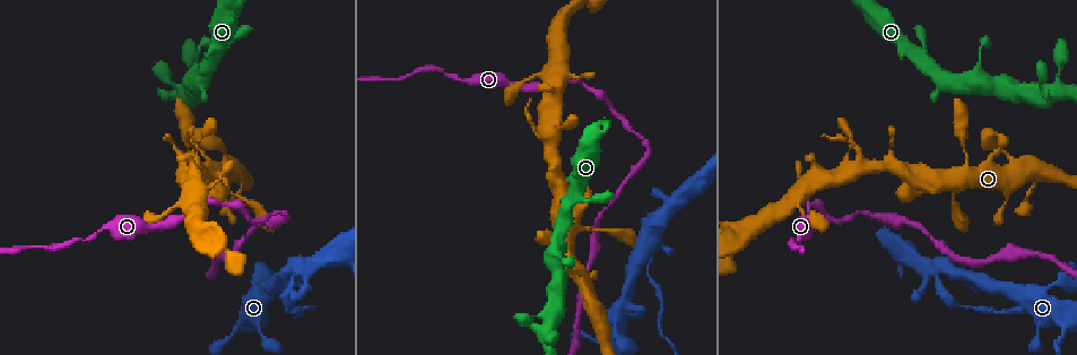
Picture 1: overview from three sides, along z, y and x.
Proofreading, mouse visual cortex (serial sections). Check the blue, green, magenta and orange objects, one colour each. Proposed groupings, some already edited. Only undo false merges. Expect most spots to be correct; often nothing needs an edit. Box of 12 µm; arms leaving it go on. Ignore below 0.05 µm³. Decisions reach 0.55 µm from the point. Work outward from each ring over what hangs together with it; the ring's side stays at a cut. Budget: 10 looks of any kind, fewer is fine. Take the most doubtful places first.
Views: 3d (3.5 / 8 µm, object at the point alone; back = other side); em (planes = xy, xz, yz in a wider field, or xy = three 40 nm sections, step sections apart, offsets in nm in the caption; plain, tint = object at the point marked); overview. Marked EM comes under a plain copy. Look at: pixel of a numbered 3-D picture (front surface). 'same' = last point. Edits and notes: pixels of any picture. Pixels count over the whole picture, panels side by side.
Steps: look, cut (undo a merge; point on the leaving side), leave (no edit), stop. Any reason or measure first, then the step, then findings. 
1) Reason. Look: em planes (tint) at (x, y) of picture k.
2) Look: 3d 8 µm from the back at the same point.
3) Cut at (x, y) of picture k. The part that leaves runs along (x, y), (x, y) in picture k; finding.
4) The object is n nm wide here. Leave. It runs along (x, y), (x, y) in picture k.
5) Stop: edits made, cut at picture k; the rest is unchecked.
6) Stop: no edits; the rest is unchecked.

Thin neck. Look: 3d 3.5 µm at (797, 241) of picture 1.

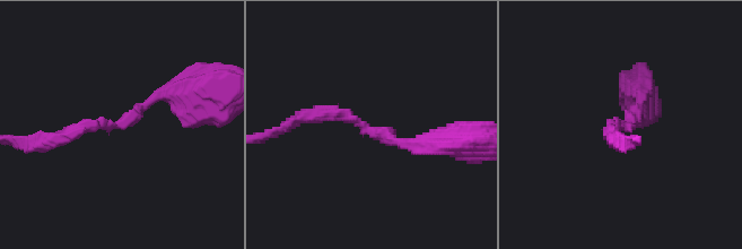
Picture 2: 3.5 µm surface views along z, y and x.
The arms are 150, 200 nm wide; shape alone is not enough. Look: em xy step 3 (tint) at (356, 120) of picture 2.

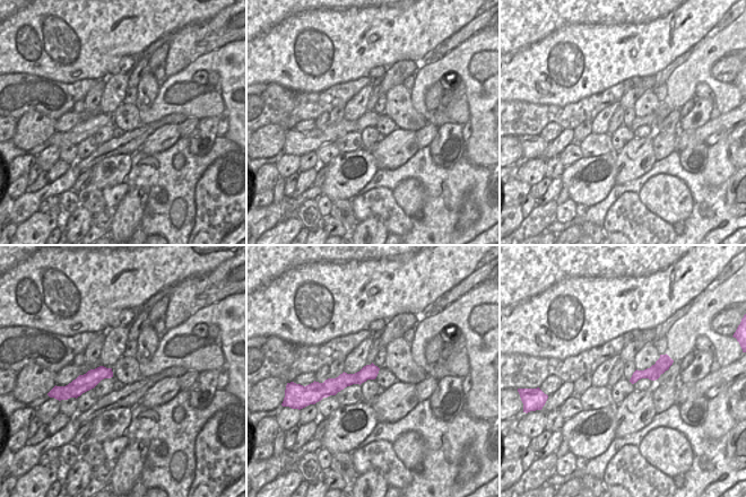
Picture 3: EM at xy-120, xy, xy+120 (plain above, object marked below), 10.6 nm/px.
Leave. It runs along (375, 369), (328, 390) in picture 3; one cell here.

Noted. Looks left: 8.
Abrupt turn. Look: 3d 3.5 µm at (944, 267) of picture 1.

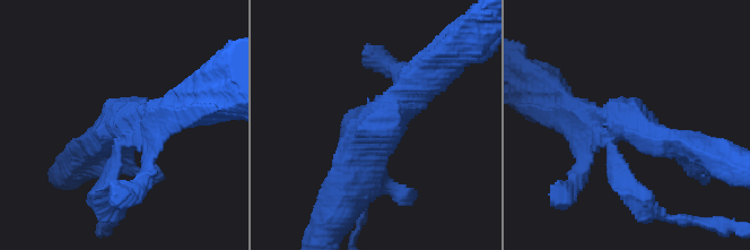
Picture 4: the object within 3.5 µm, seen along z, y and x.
3 arms meet here; the arms are 200, 400, 400 nm wide; shape alone is not enough. Look: em xy step 2 (tint) at (122, 127) of picture 4.

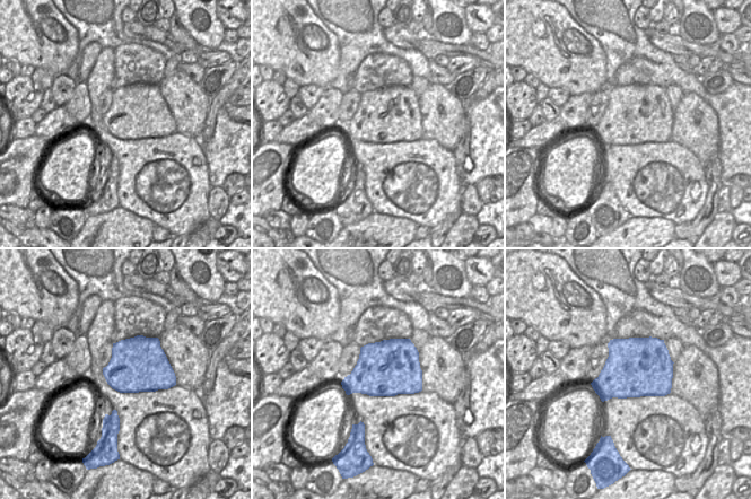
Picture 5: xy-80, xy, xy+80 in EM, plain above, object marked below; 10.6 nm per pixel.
Cut at (104, 180) of picture 4. The part that leaves runs along (120, 140), (103, 196), (116, 217) in picture 4; two cells meet here.

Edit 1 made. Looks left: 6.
Sharp bend. Look: 3d 3.5 µm at (648, 145) of picture 1.

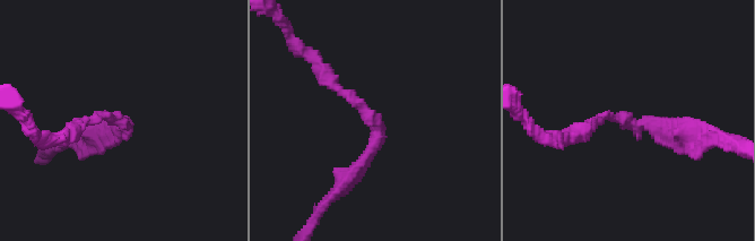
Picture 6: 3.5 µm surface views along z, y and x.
The arms are 150, 250 nm wide; shape alone is not enough. Look: em xy step 3 (tint) at (627, 123) of picture 6.

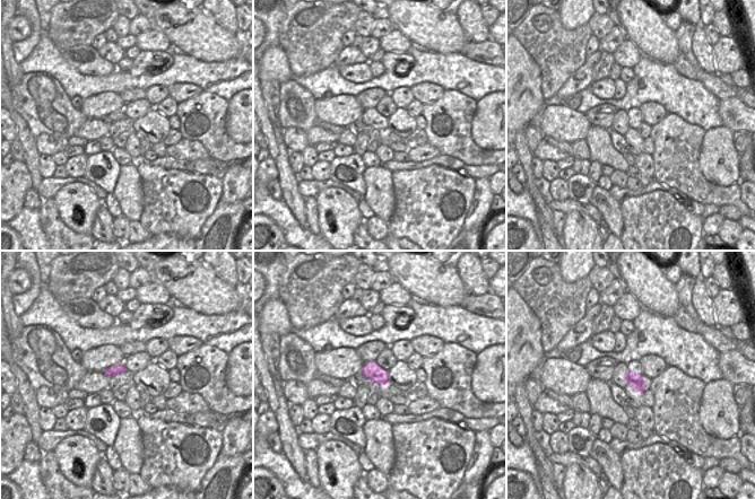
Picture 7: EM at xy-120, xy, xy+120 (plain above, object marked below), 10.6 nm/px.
Cut at (359, 173) of picture 6. The part that leaves runs along (366, 114), (376, 143), (335, 192) in picture 6; a second cell is stuck on.

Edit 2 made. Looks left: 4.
Thin arm on a thick one. Look: 3d 3.5 µm at (206, 236) of picture 1.

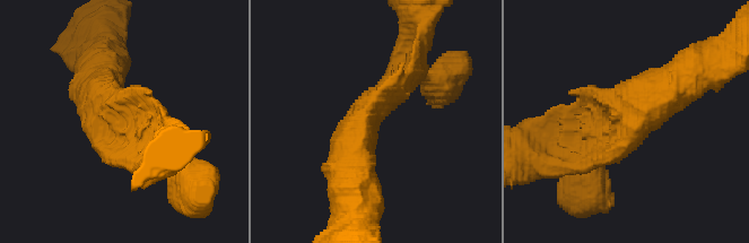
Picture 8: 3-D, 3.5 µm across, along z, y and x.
Shape alone is not enough. Look: em planes (tint) at (373, 116) of picture 8.

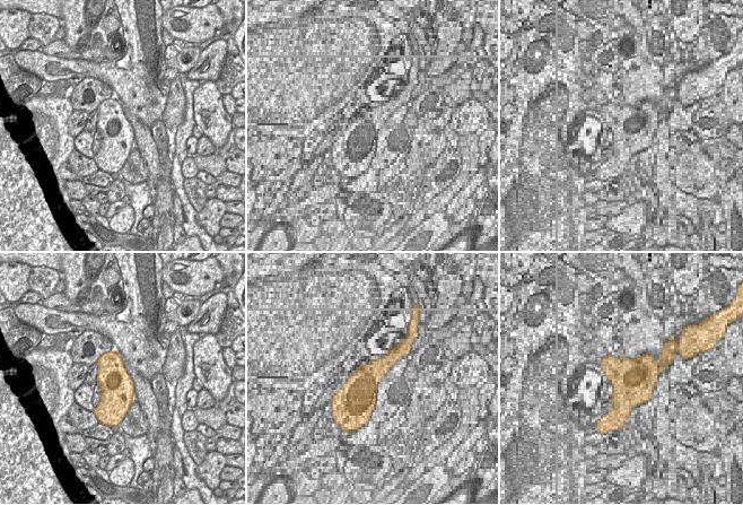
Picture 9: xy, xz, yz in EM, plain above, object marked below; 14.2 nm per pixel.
Leave. It runs along (694, 70), (586, 144) in picture 8; continuous, no second cell.

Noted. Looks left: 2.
Stop: edits made, cut at picture 4, cut at picture 6; the rest is unchecked.

